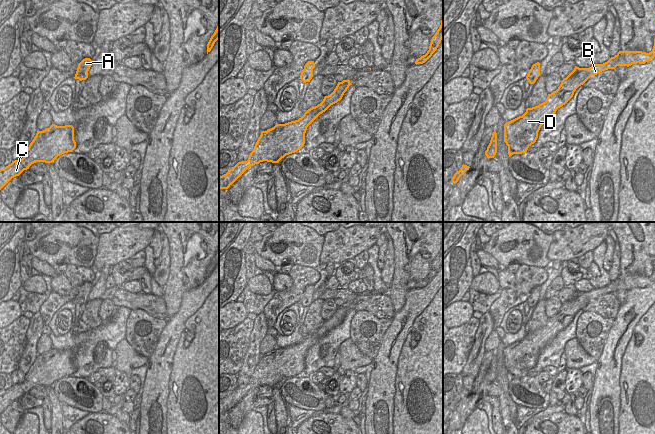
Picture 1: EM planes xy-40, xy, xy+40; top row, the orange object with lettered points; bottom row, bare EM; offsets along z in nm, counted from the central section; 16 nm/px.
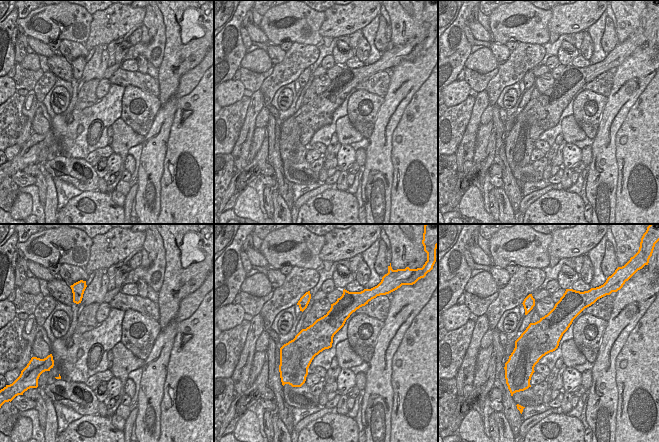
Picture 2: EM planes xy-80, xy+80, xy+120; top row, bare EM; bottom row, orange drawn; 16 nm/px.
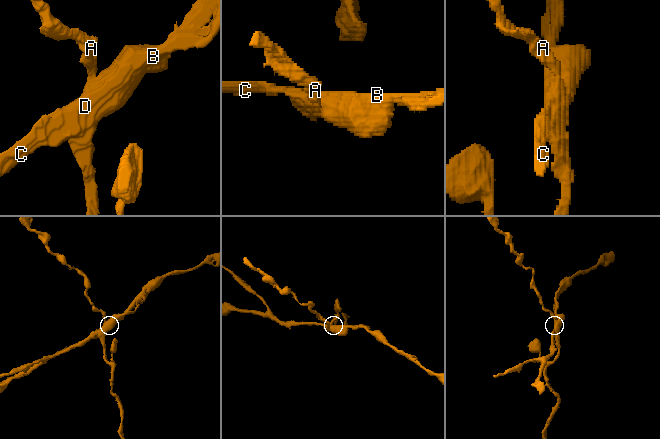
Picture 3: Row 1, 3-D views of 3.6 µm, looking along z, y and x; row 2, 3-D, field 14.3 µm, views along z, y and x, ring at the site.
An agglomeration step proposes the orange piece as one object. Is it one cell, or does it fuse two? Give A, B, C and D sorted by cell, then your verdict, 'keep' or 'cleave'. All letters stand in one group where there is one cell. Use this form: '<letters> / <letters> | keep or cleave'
A / B C D | cleave

